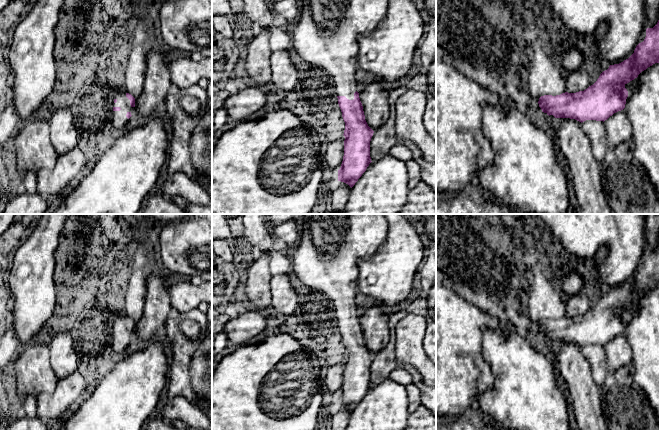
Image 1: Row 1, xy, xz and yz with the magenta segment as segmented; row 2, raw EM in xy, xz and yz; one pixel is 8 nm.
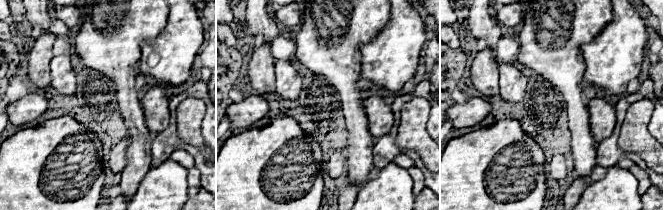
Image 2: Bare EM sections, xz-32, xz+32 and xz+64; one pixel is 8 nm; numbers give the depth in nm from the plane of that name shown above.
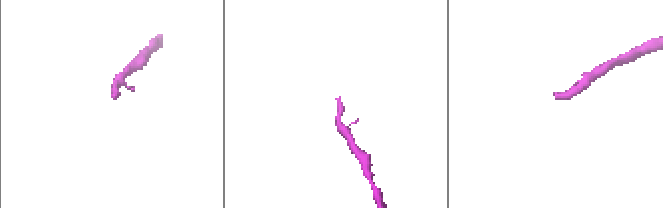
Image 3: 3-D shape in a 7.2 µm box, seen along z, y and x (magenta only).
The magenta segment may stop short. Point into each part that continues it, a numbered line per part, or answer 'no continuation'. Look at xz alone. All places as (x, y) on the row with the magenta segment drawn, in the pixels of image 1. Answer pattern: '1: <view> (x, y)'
1: xz (325, 35)

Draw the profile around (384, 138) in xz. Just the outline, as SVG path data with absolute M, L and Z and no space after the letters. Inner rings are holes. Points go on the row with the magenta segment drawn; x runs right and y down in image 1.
M392 119L374 131L370 141L371 161L377 161L389 154L397 144L404 144L411 151L413 160L421 167L421 180L436 192L436 160L433 163L426 161L414 142L398 139L395 134L395 122Z

